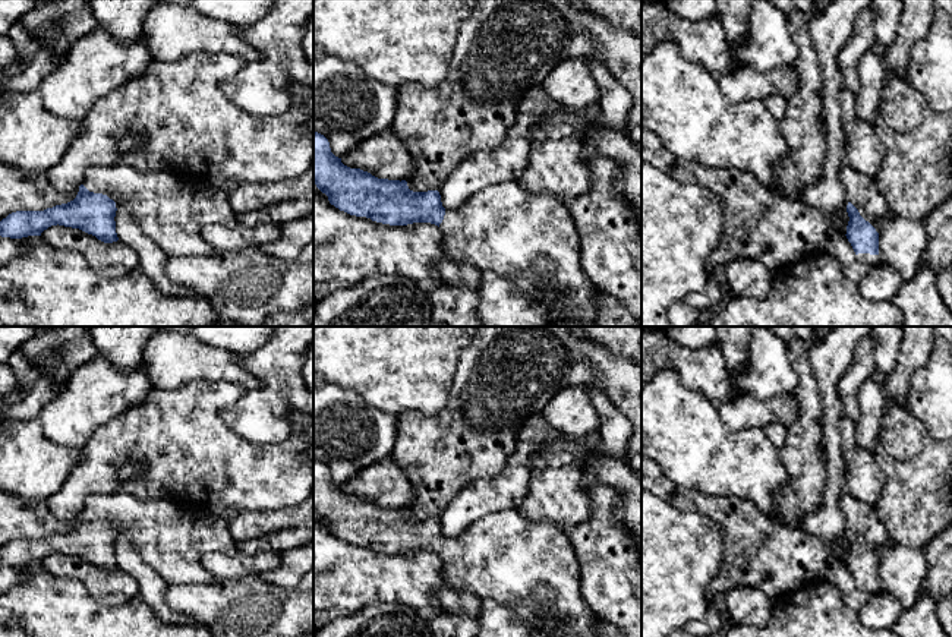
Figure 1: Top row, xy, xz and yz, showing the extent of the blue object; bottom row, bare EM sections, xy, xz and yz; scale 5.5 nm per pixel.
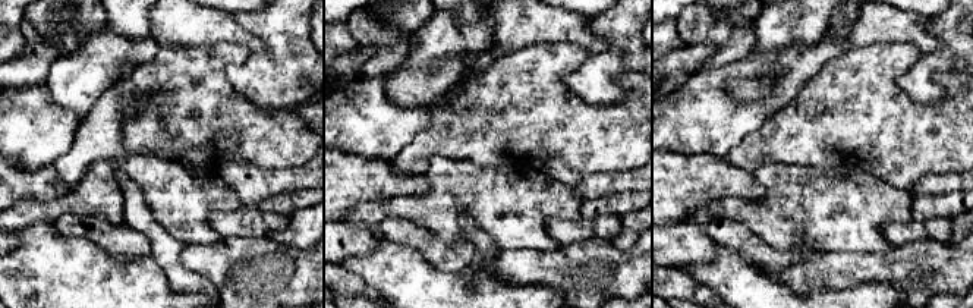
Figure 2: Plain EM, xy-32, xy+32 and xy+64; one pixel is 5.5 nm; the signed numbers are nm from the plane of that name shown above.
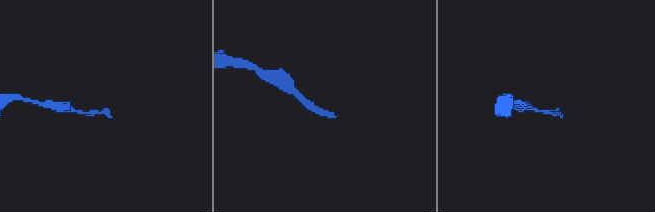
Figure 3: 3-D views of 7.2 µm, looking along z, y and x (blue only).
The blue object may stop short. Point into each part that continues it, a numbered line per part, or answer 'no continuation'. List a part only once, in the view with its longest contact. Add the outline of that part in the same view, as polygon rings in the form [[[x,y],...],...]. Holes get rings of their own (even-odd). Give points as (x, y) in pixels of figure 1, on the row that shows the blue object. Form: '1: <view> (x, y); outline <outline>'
1: yz (861, 192); outline [[[845,164],[841,167],[839,179],[847,192],[847,201],[851,202],[858,209],[860,215],[879,233],[879,221],[890,218],[892,214],[876,187],[874,179]]]

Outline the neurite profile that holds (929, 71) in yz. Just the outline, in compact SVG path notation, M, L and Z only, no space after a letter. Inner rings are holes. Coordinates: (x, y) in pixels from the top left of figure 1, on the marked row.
M934 0L931 26L910 51L907 79L914 89L924 95L933 113L952 113L952 0Z

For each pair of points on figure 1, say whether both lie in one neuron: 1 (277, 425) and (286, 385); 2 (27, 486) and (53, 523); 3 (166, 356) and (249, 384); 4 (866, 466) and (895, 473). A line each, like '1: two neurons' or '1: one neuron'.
1: one neuron
2: two neurons
3: one neuron
4: two neurons

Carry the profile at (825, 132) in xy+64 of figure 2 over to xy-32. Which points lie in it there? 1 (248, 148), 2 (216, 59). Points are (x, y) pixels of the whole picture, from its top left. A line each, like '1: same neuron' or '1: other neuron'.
1: same neuron
2: same neuron

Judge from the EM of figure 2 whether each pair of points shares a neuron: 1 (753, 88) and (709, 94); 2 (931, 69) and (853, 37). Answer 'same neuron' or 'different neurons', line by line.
1: different neurons
2: different neurons

